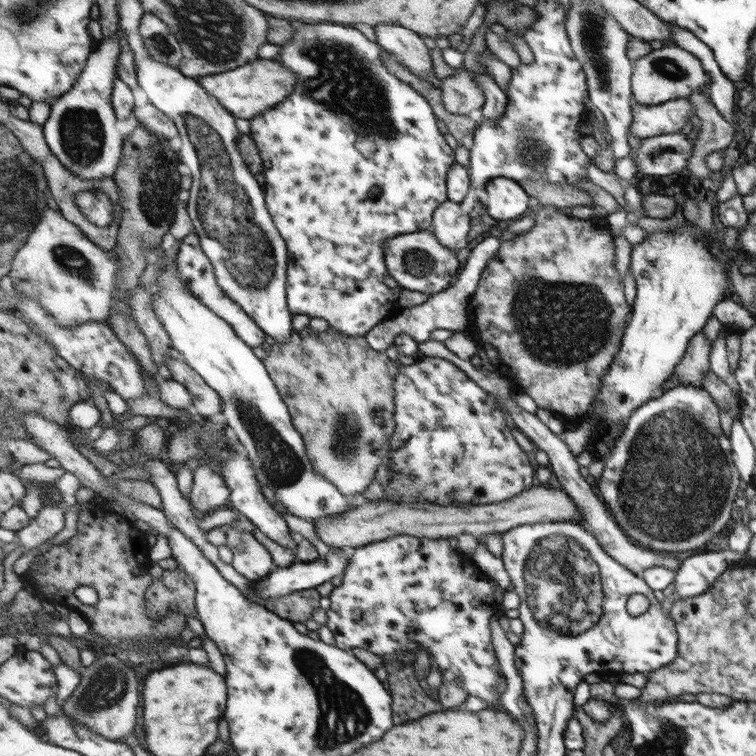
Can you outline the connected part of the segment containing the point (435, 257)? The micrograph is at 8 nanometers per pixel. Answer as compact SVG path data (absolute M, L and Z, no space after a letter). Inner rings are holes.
M432 229L396 235L384 243L384 252L387 253L388 272L395 277L402 289L420 291L429 295L448 288L461 268L455 252L440 244Z

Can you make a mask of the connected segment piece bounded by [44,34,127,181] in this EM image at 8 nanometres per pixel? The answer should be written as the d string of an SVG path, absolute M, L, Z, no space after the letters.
M118 34L111 38L104 38L98 45L97 52L92 54L83 76L76 83L75 90L64 96L59 102L52 106L52 113L44 124L45 133L54 153L59 160L83 180L105 180L116 178L124 160L124 148L127 139L118 130L118 113L114 105L114 92L116 91L116 79L119 78L119 65L123 56L123 40Z

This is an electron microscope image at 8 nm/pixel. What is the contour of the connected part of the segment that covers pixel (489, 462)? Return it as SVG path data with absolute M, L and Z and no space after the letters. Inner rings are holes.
M424 356L414 361L413 365L402 365L396 373L396 410L395 410L395 431L396 440L392 440L392 460L390 466L394 470L392 481L388 485L388 496L394 498L397 502L416 500L426 500L428 503L437 506L449 506L452 503L471 503L472 505L484 505L498 503L511 499L513 496L520 495L526 488L530 488L530 484L534 482L534 470L530 466L530 460L526 456L526 452L516 444L512 430L504 418L504 412L500 410L500 404L496 402L494 395L490 396L488 392L482 390L476 382L472 382L462 370L458 370L452 362L447 359L434 358L434 356Z

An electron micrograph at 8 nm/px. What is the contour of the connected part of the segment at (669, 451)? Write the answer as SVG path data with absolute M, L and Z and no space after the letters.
M676 386L666 392L660 393L656 398L650 399L642 407L632 411L631 418L625 421L622 426L621 435L615 440L614 446L604 458L604 471L600 480L596 481L598 490L604 498L604 505L610 508L610 514L620 529L625 531L628 538L632 538L643 548L648 550L674 550L674 554L680 554L680 550L694 550L702 548L714 534L718 534L724 524L730 520L732 514L732 504L738 498L738 490L743 490L740 484L740 474L732 462L732 452L730 452L730 440L722 434L722 426L719 417L719 408L710 398L710 394L704 388L692 388L692 386Z

